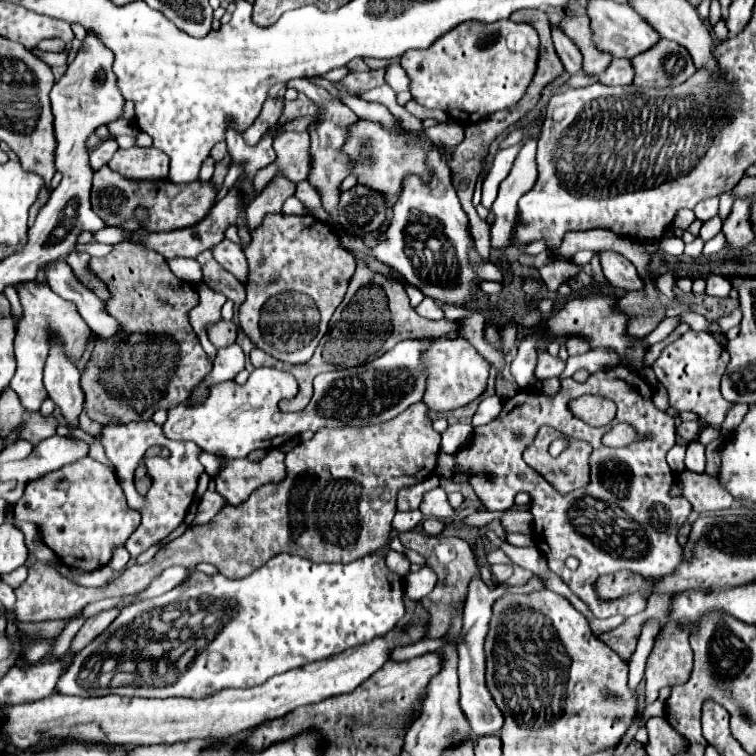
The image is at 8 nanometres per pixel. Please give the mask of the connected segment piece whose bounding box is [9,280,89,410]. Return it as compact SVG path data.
M19 282L15 284L15 290L19 294L19 300L23 304L23 320L17 324L17 338L15 338L15 358L17 358L17 372L11 380L11 388L17 392L21 404L27 410L39 410L41 402L45 400L47 392L43 388L43 366L49 352L47 332L55 330L59 332L67 356L77 362L81 358L81 352L85 350L85 342L89 336L89 326L85 326L85 320L77 314L77 308L73 302L61 298L55 294L47 282Z

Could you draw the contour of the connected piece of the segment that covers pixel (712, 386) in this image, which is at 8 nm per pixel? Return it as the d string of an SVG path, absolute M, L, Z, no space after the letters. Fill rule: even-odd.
M689 330L663 350L663 354L653 364L653 372L657 380L667 388L671 408L675 408L677 412L695 412L707 426L719 426L727 410L733 406L719 392L719 380L727 364L729 352L725 350L725 346L721 346L709 332Z

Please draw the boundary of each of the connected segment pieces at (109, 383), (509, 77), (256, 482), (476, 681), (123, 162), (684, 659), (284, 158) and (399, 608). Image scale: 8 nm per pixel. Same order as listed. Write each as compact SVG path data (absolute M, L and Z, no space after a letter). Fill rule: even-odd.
M131 242L115 244L115 250L105 258L91 258L89 270L107 286L111 298L105 300L105 310L109 310L109 314L119 322L121 330L117 332L117 342L109 342L109 338L93 340L95 348L87 362L87 370L83 370L81 374L87 416L101 426L109 422L147 422L157 410L169 410L185 402L191 390L211 372L211 362L207 360L201 344L197 342L197 336L189 326L187 318L189 310L199 302L195 288L187 282L181 282L169 270L161 254Z
M501 20L493 24L483 22L461 22L461 26L455 26L449 30L449 34L437 38L433 46L425 50L409 50L401 56L401 66L405 68L407 76L411 78L411 94L413 98L425 106L425 108L437 108L449 114L457 124L475 124L485 120L489 114L497 110L505 110L515 106L515 102L525 94L537 66L539 58L539 36L529 24L515 24L511 20ZM489 42L501 42L503 50L499 54L499 62L495 62L495 68L489 72Z
M271 450L261 462L249 462L247 458L223 460L223 468L215 476L215 484L217 492L225 500L225 506L239 506L259 486L281 482L285 478L283 460L285 454L281 450Z
M481 576L473 578L471 584L469 584L469 596L467 596L467 602L465 602L465 612L463 612L463 626L461 626L461 632L455 634L453 638L427 638L425 642L419 642L415 646L409 646L409 648L401 648L393 654L393 660L407 660L407 658L415 658L417 654L423 654L423 652L431 652L433 648L441 648L443 644L451 642L455 644L457 648L457 654L459 654L459 688L461 688L461 708L473 728L473 734L475 736L487 736L487 734L497 734L503 726L503 714L501 710L497 708L497 704L493 702L493 696L489 694L489 688L485 684L485 650L483 650L483 644L485 644L485 636L487 636L487 630L489 630L489 618L491 618L491 608L493 608L493 602L497 598L501 598L505 592L513 592L513 594L529 594L529 592L535 592L535 590L543 590L545 584L539 576L533 576L527 584L523 586L515 586L512 588L502 588L497 586L495 590L487 588L487 584L481 580Z
M119 148L109 162L109 168L127 178L159 180L169 174L169 158L157 148Z
M673 622L659 636L647 666L645 666L645 702L657 700L657 694L665 686L685 684L691 674L693 654L689 646L689 631Z
M283 132L279 138L275 138L273 148L277 152L277 160L267 168L257 171L253 178L257 194L271 182L277 172L283 172L295 184L309 176L311 156L307 132Z
M277 554L247 578L229 580L221 574L207 576L203 572L197 572L187 582L177 586L175 592L181 600L199 598L209 600L209 604L219 598L227 600L227 606L231 608L231 622L225 624L215 640L209 642L205 650L193 658L193 662L185 668L185 672L181 672L175 684L163 688L121 686L123 696L207 698L209 694L215 694L223 688L253 688L267 682L271 676L283 674L315 660L329 658L331 654L337 654L351 646L371 642L375 636L389 632L405 614L403 578L387 568L383 554L369 554L349 564L315 564L301 556Z

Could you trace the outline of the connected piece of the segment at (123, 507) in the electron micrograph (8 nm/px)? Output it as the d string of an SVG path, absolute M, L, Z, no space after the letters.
M89 456L45 478L37 478L37 482L29 482L25 494L15 504L15 516L41 526L43 542L65 566L89 572L107 564L113 548L125 544L141 522L141 514L127 506L117 476Z

